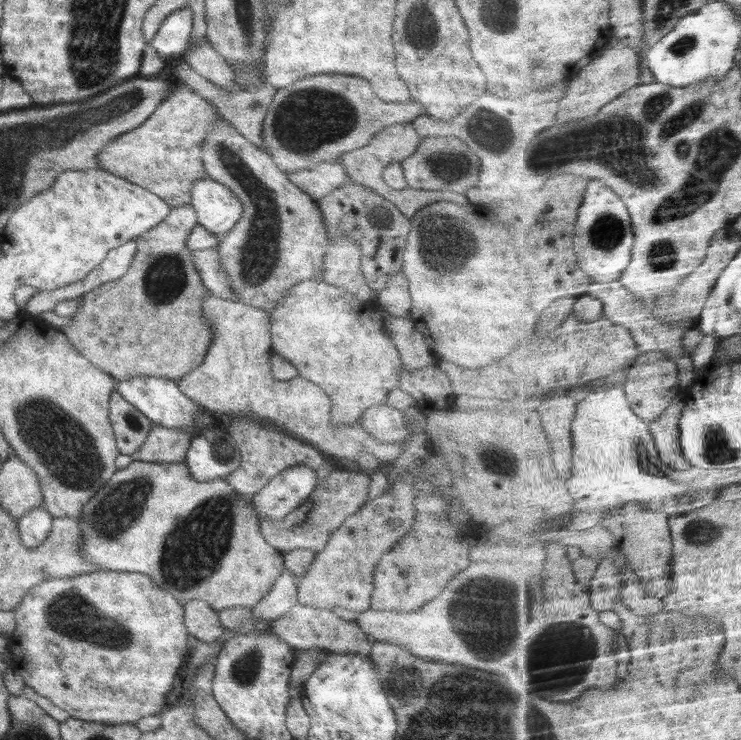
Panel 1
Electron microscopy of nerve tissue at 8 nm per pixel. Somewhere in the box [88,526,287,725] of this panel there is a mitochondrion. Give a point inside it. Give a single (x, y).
(244, 670)

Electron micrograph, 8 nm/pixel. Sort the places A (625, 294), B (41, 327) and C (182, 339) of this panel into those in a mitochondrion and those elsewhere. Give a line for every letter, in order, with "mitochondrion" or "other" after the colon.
A: other
B: other
C: other

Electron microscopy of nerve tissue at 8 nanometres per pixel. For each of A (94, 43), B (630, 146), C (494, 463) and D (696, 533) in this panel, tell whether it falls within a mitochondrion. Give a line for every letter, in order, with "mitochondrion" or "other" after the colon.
A: mitochondrion
B: mitochondrion
C: mitochondrion
D: mitochondrion

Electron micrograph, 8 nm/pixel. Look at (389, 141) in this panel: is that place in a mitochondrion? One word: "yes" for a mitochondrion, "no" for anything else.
no

